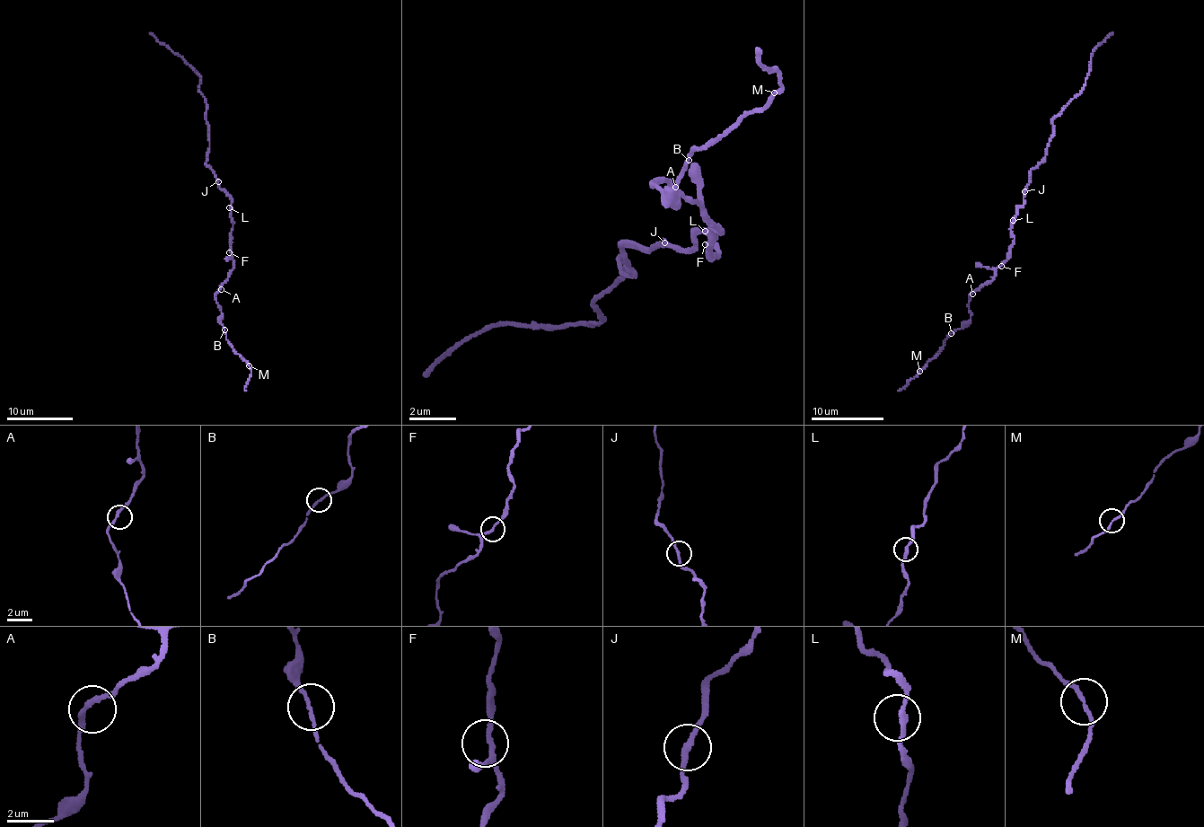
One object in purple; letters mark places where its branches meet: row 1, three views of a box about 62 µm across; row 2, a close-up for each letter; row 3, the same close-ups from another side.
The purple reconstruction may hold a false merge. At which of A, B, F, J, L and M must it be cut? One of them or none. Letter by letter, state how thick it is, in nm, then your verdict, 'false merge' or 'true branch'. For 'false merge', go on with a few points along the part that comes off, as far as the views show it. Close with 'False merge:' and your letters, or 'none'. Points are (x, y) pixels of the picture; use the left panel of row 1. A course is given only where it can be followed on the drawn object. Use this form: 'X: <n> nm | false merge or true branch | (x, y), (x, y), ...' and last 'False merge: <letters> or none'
A: 200 nm | true branch
B: 150 nm | true branch
F: 190 nm | true branch
J: 200 nm | true branch
L: 200 nm | true branch
M: 150 nm | true branch
False merge: none

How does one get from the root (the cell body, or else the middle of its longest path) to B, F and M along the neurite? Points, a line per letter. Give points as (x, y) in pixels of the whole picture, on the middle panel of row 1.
B: (710, 237), (716, 255), (710, 261), (716, 221), (663, 183), (657, 190), (675, 206), (687, 159)
F: (710, 237), (710, 247), (716, 255), (716, 260), (710, 258), (710, 254), (710, 263), (710, 248), (705, 244)
M: (710, 237), (716, 255), (710, 261), (716, 221), (657, 185), (675, 206), (675, 188), (693, 149), (775, 94)

